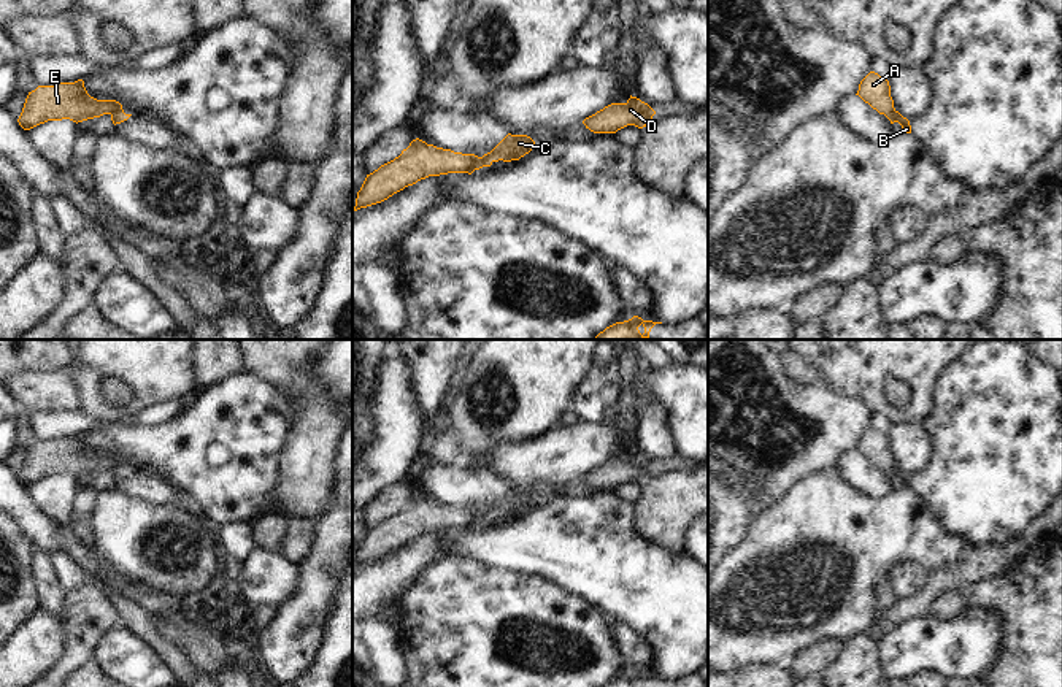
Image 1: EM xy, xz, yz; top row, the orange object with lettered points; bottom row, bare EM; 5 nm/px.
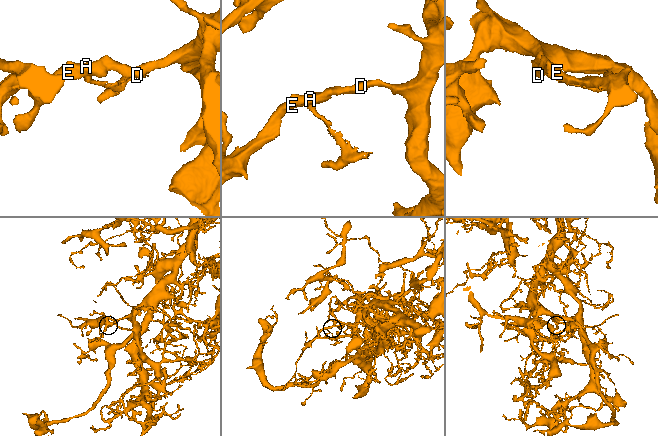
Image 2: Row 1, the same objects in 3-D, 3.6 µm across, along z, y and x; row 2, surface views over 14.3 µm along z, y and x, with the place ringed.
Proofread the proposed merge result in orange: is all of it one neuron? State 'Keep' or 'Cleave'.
Cleave

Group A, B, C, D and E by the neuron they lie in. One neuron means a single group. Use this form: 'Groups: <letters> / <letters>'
Groups: A C D E / B

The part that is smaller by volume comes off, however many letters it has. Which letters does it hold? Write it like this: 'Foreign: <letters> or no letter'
Foreign: B

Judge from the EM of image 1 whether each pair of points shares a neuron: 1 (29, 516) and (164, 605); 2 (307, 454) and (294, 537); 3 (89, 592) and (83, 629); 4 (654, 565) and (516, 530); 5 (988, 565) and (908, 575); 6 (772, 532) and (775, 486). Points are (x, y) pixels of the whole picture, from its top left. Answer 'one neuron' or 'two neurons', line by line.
1: one neuron
2: two neurons
3: one neuron
4: one neuron
5: two neurons
6: two neurons

